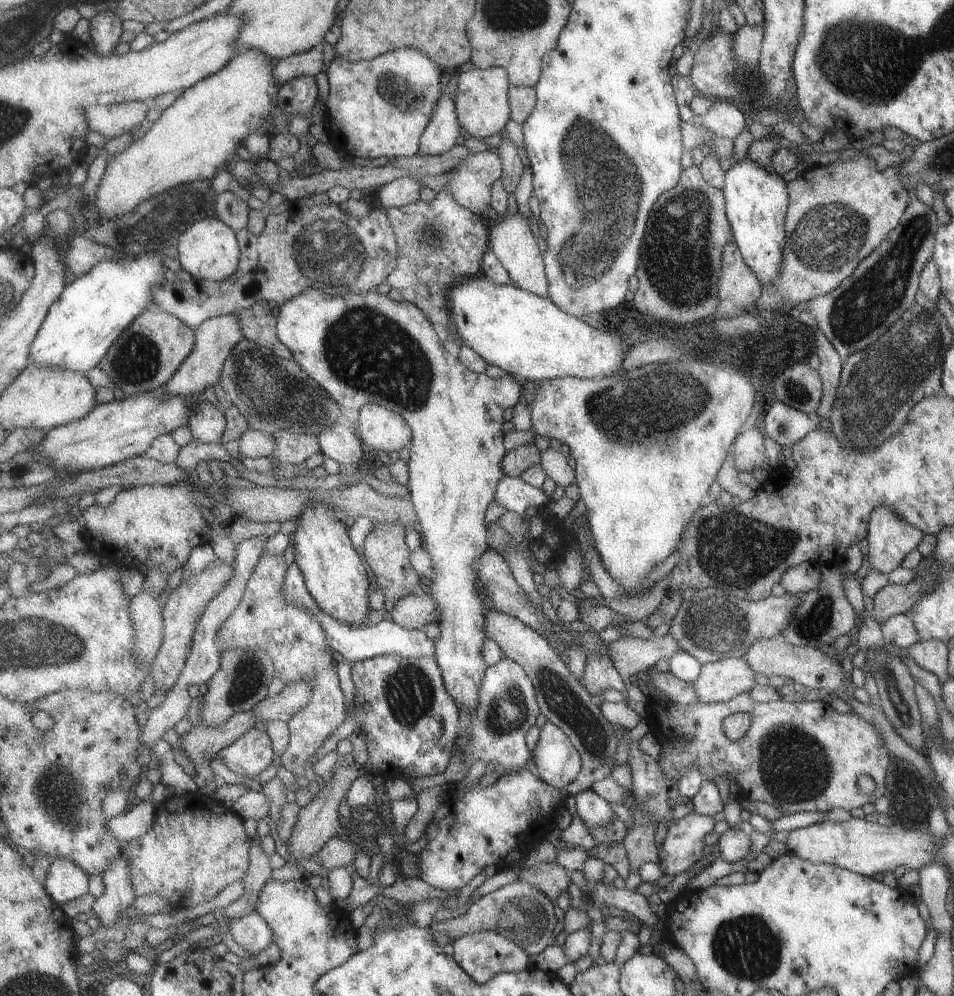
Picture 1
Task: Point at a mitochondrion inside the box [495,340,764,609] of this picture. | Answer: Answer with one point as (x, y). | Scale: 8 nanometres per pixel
(625, 421)

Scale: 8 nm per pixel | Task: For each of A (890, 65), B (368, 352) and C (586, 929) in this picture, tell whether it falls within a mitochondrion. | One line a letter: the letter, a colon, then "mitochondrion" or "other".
A: mitochondrion
B: mitochondrion
C: other

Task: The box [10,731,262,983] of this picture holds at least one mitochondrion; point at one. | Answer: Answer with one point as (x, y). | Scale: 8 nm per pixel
(58, 790)

